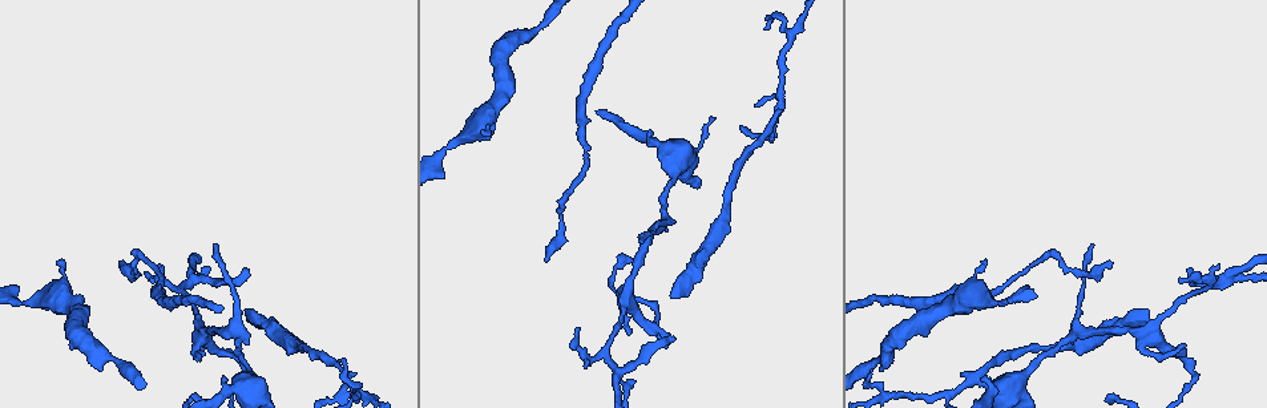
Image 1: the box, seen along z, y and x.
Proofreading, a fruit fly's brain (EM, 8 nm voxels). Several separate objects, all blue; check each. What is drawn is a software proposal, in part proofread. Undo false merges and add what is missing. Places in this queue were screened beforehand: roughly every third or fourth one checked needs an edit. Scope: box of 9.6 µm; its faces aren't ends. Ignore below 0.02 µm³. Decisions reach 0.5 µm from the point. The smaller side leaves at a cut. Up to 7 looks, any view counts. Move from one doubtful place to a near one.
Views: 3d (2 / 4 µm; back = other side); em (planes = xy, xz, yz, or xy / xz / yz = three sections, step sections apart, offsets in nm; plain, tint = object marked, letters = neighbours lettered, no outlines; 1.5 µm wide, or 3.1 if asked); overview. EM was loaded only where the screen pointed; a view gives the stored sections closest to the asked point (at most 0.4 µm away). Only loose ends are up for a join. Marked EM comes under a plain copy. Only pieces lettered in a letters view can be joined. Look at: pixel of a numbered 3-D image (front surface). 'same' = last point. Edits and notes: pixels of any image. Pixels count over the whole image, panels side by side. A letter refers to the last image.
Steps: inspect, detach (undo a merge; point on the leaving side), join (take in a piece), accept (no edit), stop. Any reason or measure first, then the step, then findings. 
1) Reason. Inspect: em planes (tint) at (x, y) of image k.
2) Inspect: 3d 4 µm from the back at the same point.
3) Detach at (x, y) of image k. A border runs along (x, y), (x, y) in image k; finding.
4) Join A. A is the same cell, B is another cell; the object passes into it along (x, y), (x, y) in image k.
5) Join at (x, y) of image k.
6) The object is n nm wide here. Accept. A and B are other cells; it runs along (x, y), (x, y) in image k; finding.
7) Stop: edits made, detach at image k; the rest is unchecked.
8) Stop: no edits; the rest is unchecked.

Inspect: em planes (tint) at (136, 267) of image 1.

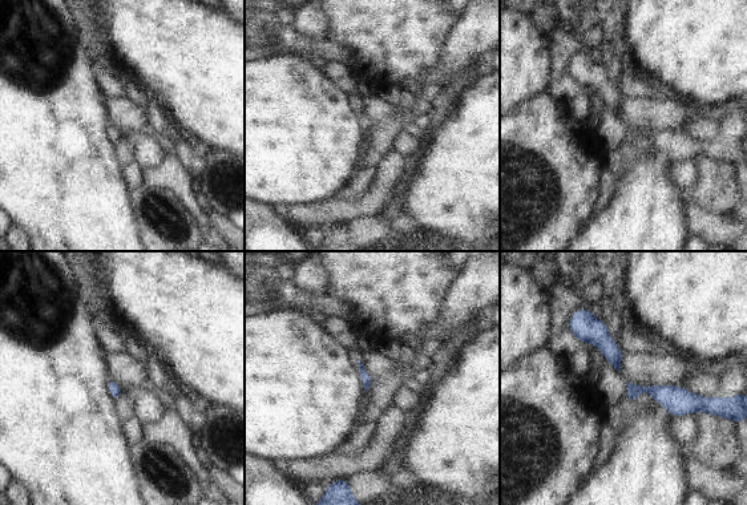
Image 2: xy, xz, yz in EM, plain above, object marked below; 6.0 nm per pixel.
See the neighbours. Inspect: em planes (letters) at the same point.

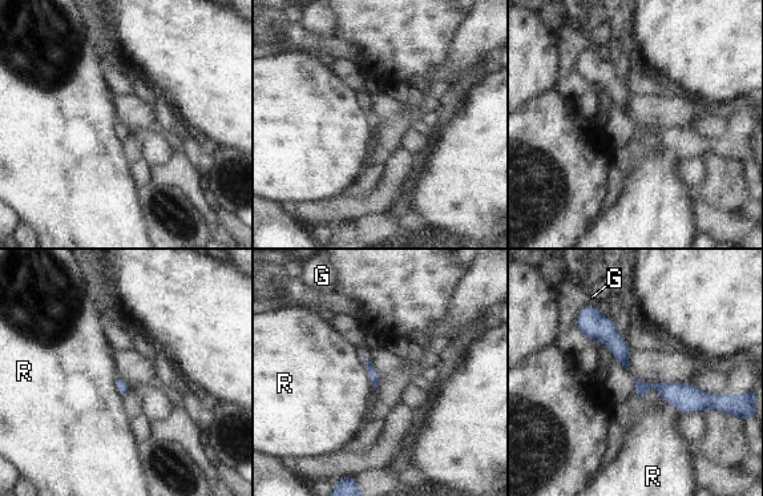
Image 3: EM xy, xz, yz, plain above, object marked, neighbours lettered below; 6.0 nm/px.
The object is 70 nm wide here. Accept. G and R are other cells; it runs along (638, 384), (711, 400) in image 3; one neuron here.

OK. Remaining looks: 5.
Thin neck. Inspect: em planes (letters) at (998, 303) of image 1.

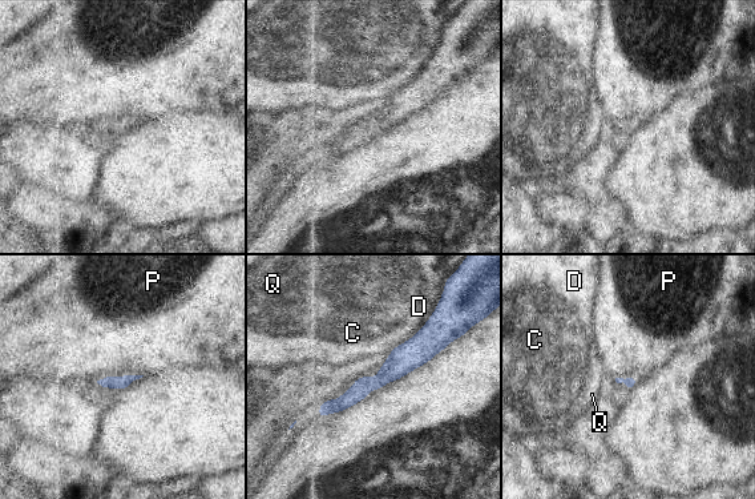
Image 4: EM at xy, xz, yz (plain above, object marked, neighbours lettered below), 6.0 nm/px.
The longest contact is with P, 300 nm. Accept. C, D, P and Q are other cells; it runs along (441, 341), (321, 413) in image 4; continuous, no second neuron.

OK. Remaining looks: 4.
Sharp bend. Inspect: 3d 4 µm from the back at (193, 279) of image 1.

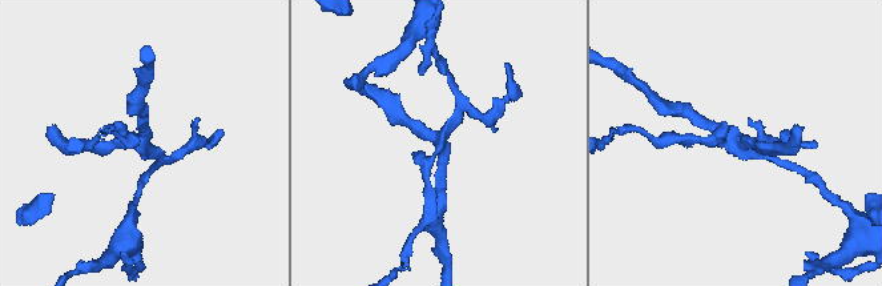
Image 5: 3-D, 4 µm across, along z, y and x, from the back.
Inspect: em planes (tint) at (141, 145) of image 5.

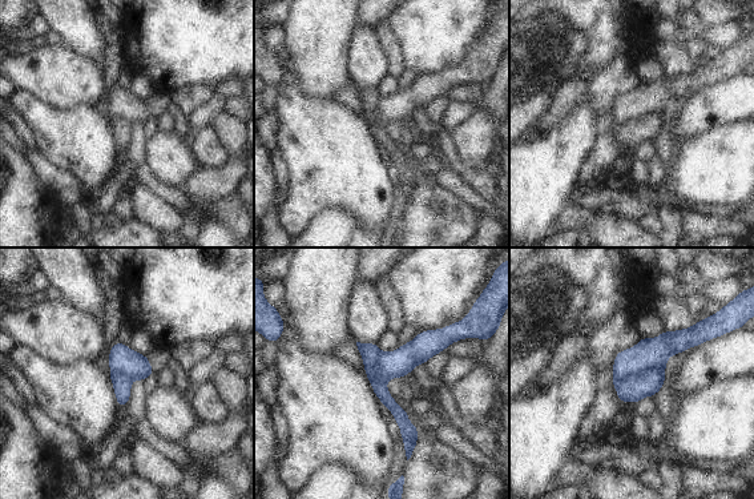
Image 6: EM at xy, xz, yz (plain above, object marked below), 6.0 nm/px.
What lies round it. Inspect: em planes (letters) at the same point.

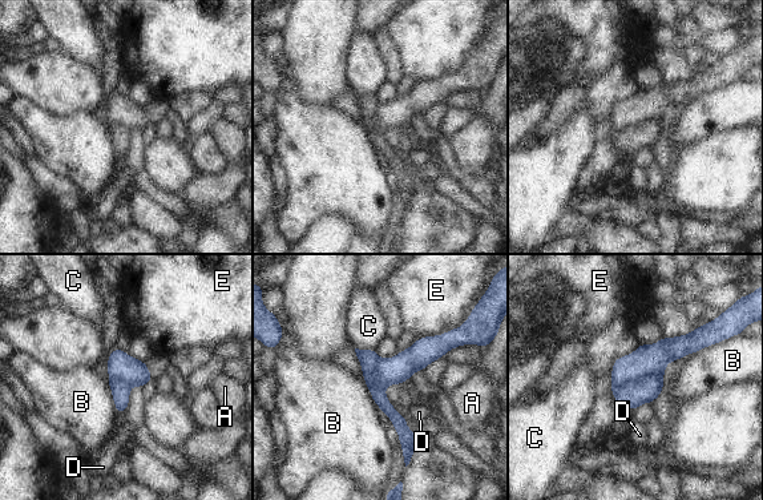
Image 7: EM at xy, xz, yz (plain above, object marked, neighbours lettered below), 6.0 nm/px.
Detach at (648, 359) of image 7. A, B, C, D and E are other cells; two neurons meet here.

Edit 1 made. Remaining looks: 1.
Stop: edits made, detach at image 7; the rest is unchecked.

